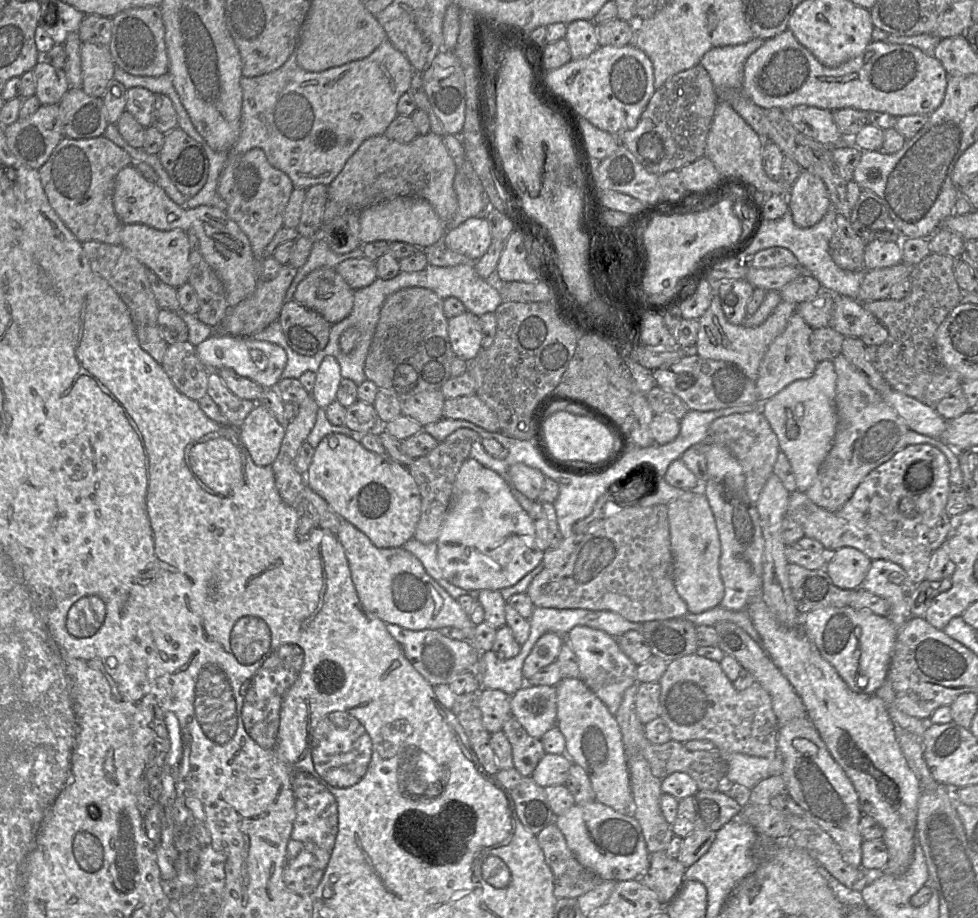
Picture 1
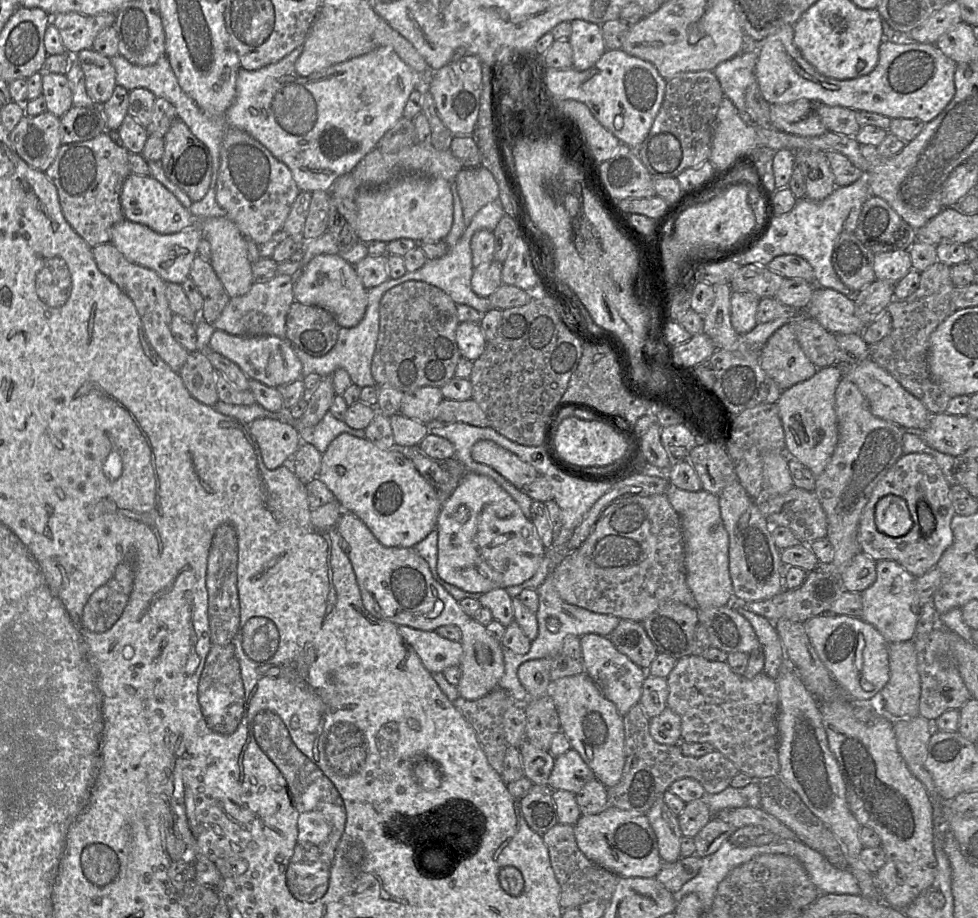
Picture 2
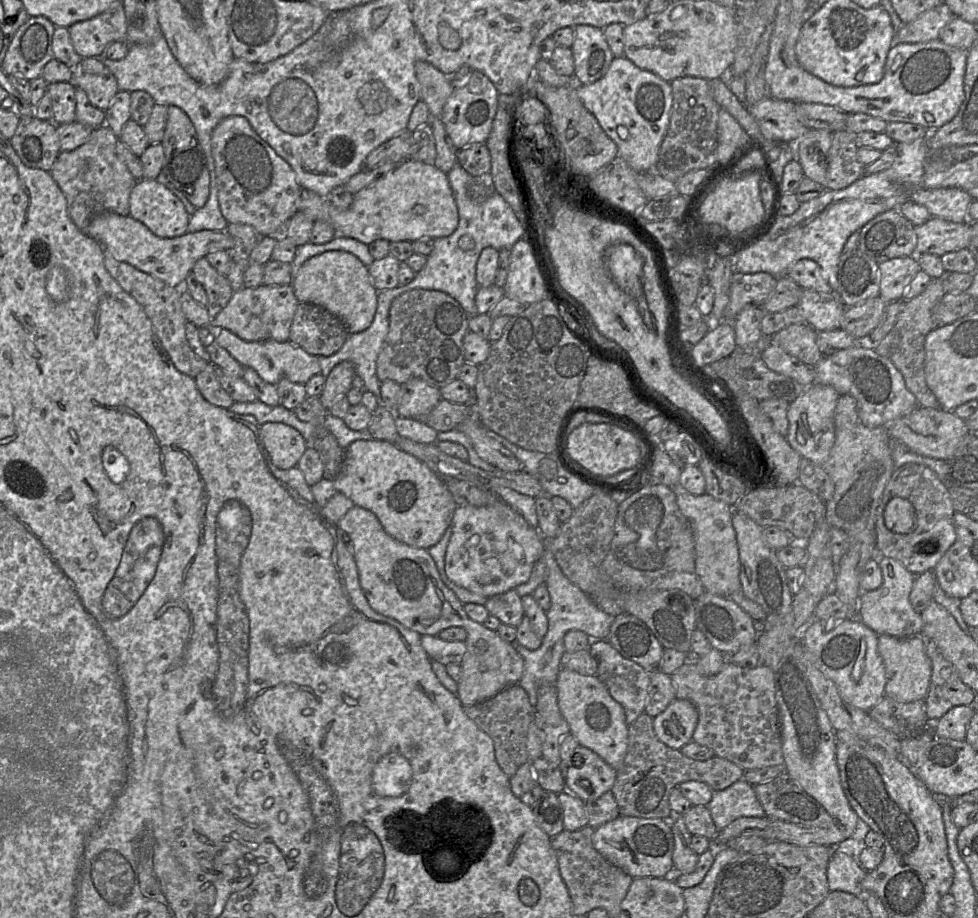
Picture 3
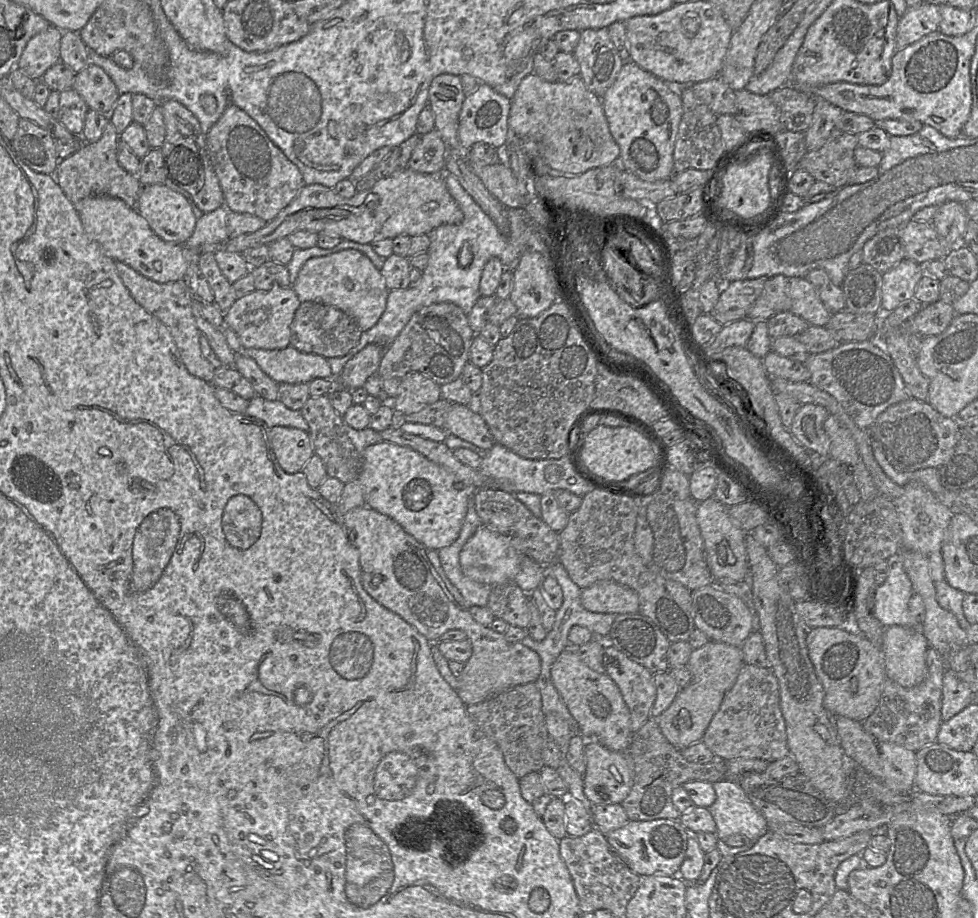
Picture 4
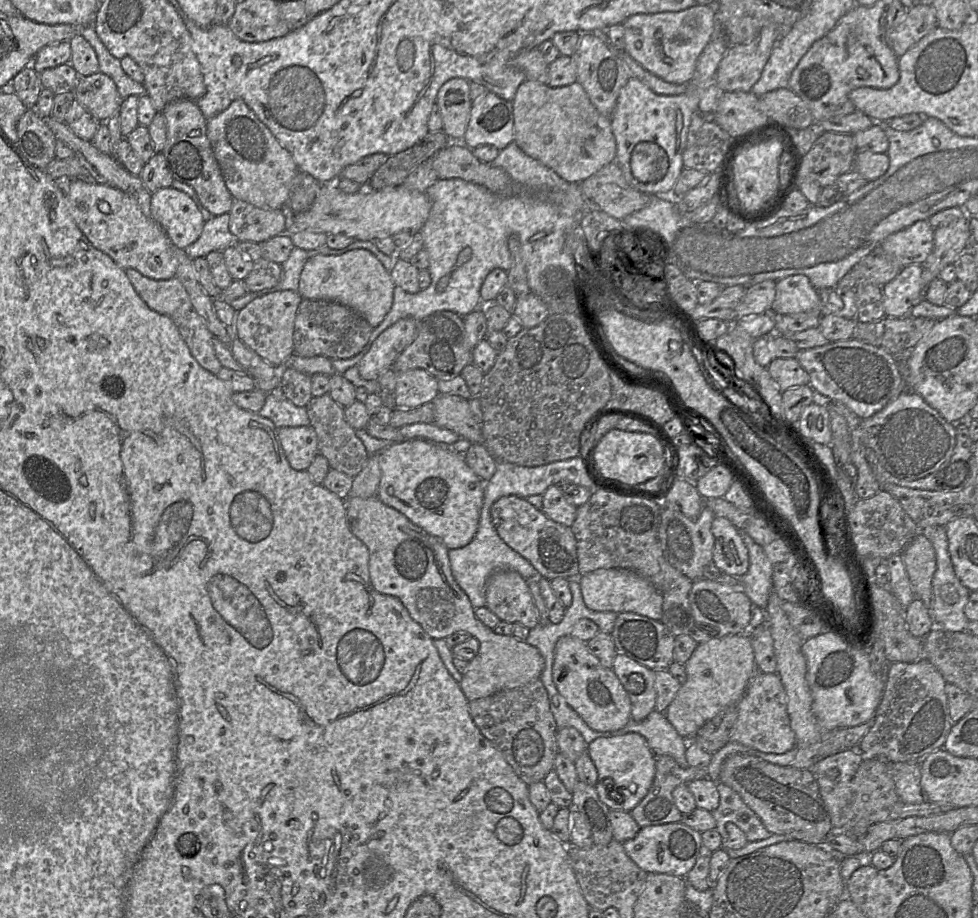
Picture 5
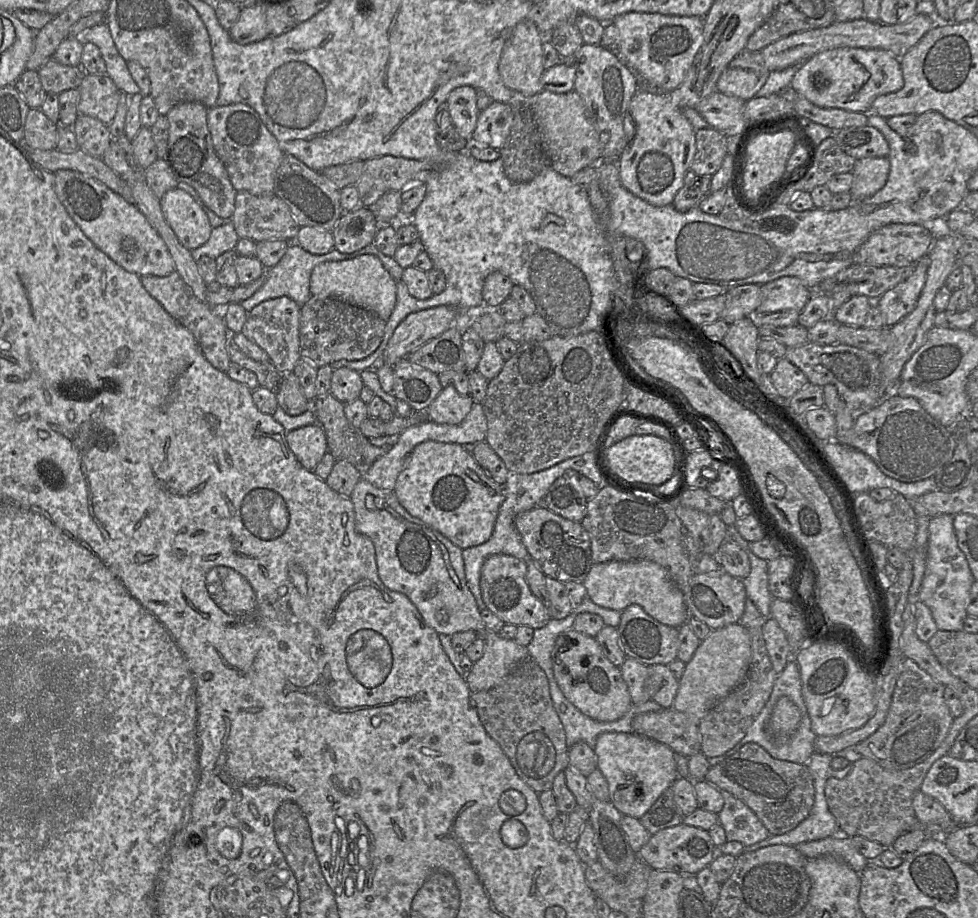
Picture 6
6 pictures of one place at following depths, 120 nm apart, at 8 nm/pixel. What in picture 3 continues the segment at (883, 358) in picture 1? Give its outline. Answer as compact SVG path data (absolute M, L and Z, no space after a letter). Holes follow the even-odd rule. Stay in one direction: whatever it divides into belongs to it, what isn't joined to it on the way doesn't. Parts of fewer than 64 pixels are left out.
M933 278L929 282L926 289L919 294L918 296L910 299L905 300L903 304L903 309L897 316L897 320L893 328L890 332L877 344L873 345L874 350L881 356L888 358L895 367L900 371L902 374L907 389L915 396L917 399L918 405L924 408L940 408L940 404L930 390L926 382L926 375L925 375L925 341L927 335L936 327L936 323L934 321L934 309L937 304L940 302L942 297L944 297L945 291L943 289L942 283L940 278Z

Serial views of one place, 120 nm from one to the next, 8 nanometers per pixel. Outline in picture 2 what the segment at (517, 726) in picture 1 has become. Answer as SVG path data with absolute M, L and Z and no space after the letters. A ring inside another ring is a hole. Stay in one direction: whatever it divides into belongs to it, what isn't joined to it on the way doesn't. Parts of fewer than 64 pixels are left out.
M525 739L518 748L524 776L533 784L547 785L555 758L549 751L543 751Z

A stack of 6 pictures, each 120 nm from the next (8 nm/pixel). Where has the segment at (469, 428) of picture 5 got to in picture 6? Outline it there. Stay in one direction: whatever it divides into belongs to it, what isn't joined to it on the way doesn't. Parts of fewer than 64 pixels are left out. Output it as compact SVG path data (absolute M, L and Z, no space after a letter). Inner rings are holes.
M445 387L428 406L427 419L437 424L457 425L470 412L474 400L470 395L460 395L453 387Z

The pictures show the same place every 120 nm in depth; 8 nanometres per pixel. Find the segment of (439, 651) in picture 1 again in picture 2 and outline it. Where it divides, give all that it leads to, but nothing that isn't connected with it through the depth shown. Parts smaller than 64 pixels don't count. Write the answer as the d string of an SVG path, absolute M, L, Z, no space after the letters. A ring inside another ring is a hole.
M398 625L399 634L408 642L430 673L443 672L446 668L460 664L463 648L460 642L441 637L434 631L425 631L406 625Z

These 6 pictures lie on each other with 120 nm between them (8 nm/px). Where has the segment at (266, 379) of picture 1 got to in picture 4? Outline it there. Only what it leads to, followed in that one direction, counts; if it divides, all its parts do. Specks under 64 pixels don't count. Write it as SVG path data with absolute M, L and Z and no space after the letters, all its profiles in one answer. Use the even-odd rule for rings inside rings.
M229 327L223 330L229 347L235 353L254 359L278 384L309 384L316 378L333 379L330 364L321 355L304 353L291 345L278 350L245 348L234 330Z

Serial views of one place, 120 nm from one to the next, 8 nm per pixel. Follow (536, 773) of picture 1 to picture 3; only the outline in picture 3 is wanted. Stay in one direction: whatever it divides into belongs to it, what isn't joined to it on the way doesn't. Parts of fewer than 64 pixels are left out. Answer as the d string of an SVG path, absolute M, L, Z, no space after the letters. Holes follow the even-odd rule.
M578 745L575 753L582 756L583 763L580 767L563 768L563 791L576 795L585 803L611 791L617 771L584 746Z

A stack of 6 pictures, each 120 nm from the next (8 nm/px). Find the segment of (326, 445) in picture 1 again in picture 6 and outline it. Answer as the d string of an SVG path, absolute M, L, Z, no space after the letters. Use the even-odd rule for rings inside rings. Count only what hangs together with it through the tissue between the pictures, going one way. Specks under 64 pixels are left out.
M432 440L419 443L408 455L393 492L409 514L440 532L462 550L489 540L499 509L505 500L503 485L495 482L462 445Z

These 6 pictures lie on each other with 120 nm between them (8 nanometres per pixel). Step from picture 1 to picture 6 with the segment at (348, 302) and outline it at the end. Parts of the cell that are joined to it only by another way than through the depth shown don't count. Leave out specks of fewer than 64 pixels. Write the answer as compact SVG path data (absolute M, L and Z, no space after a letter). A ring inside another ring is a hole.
M362 254L348 260L326 261L317 264L310 276L310 293L317 298L335 297L370 310L387 321L396 304L396 281L372 254Z

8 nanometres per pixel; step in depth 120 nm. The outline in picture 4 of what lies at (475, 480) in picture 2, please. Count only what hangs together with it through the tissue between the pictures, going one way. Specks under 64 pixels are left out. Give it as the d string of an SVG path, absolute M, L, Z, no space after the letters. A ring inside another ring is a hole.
M481 525L466 541L459 555L461 570L468 578L490 586L513 583L521 568L522 556L512 545L508 536L492 531Z

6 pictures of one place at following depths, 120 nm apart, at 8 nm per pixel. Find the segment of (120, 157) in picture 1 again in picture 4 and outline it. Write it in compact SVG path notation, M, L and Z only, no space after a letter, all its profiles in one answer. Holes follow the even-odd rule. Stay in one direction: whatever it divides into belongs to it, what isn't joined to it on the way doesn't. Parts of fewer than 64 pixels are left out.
M112 122L105 126L101 138L94 143L83 143L69 157L60 160L53 176L66 197L77 205L88 196L110 196L123 200L128 206L136 208L138 196L143 188L138 177L128 173L118 162L119 134Z

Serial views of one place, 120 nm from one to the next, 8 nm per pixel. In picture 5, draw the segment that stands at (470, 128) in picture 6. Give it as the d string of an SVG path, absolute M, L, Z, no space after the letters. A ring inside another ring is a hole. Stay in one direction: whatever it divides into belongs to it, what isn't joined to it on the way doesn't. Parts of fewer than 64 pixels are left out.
M452 78L439 89L436 105L439 108L442 131L451 139L463 139L470 118L472 101L469 96L469 83L464 78Z

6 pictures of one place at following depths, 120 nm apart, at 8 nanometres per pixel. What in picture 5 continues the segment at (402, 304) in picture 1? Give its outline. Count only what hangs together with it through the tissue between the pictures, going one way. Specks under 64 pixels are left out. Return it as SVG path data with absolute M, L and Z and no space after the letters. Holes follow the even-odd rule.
M437 311L417 322L417 336L415 340L407 346L396 358L392 369L396 373L401 373L410 369L424 369L437 380L450 380L460 375L462 369L472 363L472 348L469 344L464 327L464 318L452 311Z

